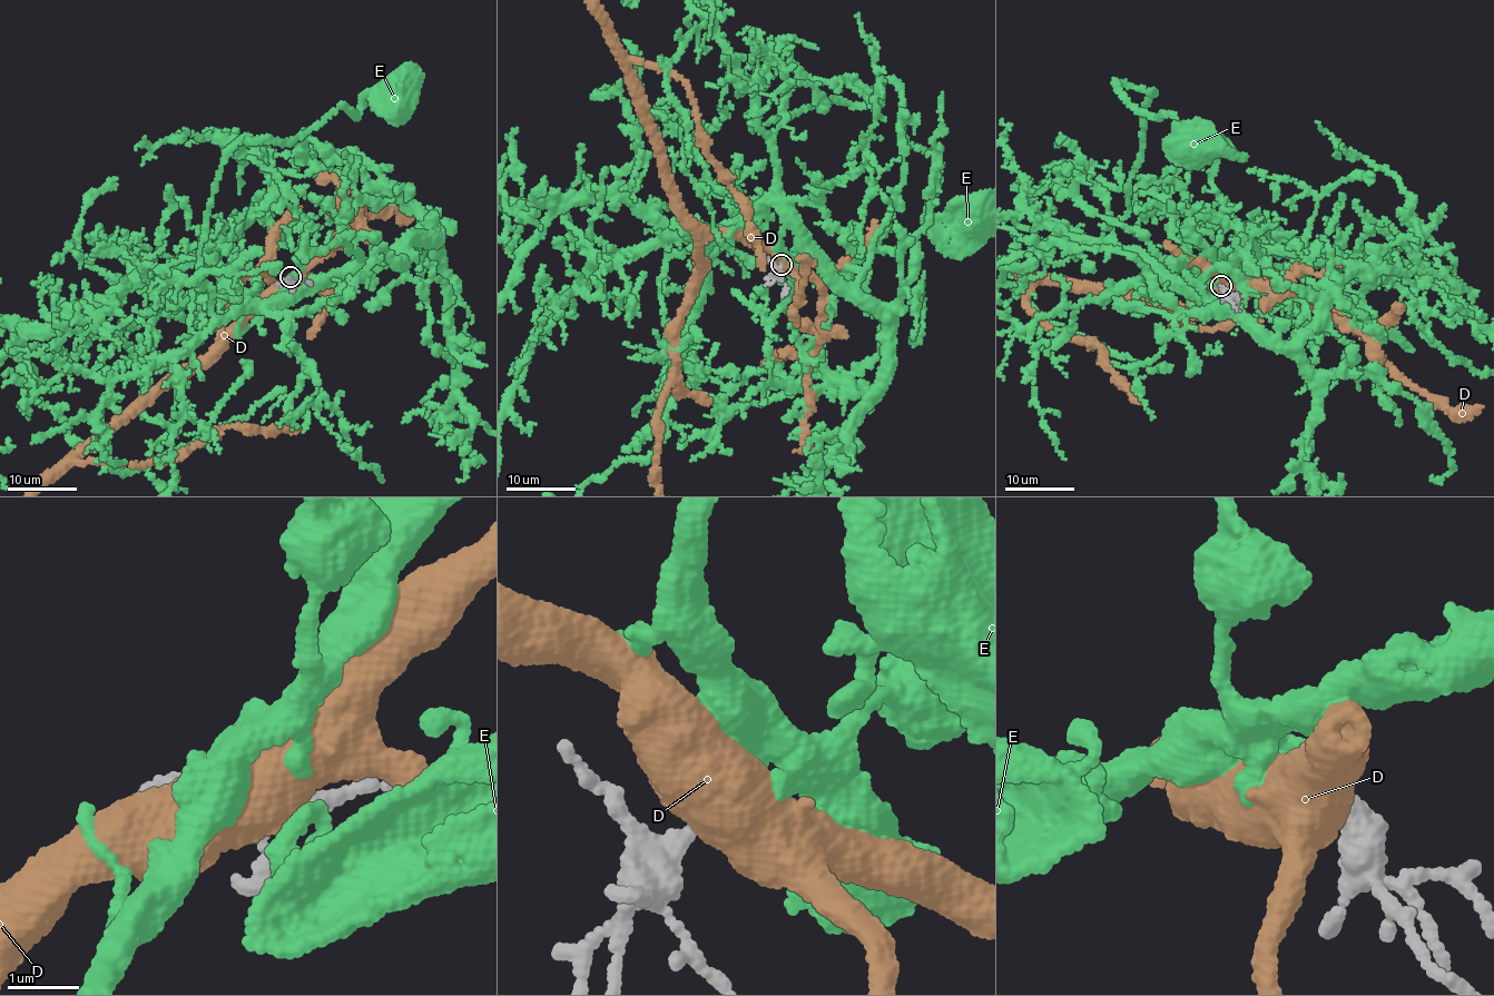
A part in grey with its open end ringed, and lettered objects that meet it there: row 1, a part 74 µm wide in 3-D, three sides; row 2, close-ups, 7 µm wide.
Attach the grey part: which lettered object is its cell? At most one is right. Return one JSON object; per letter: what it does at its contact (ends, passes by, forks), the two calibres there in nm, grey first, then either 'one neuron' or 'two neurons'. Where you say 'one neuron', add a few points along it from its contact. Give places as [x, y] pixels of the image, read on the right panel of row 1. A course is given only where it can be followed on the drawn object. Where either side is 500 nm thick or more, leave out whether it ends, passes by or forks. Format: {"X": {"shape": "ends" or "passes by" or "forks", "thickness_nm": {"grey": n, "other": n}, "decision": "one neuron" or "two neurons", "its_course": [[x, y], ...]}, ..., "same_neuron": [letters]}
{"D": {"thickness_nm": {"grey": 300, "other": 800}, "decision": "two neurons"}, "E": {"shape": "ends", "thickness_nm": {"grey": 240, "other": 320}, "decision": "one neuron", "its_course": [[1220, 285], [1162, 280], [1102, 240], [1128, 209], [1151, 92], [1117, 82], [1142, 112], [1220, 144], [1196, 143]]}, "same_neuron": ["E"]}

